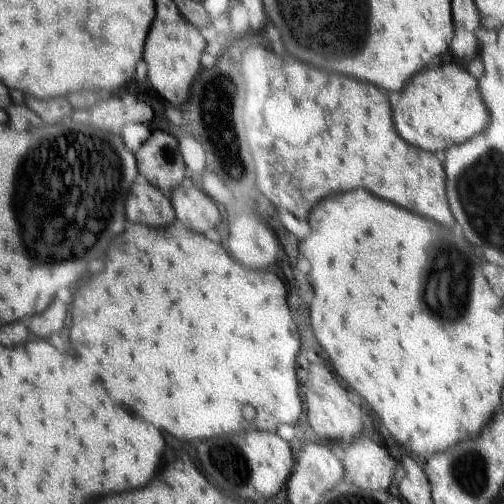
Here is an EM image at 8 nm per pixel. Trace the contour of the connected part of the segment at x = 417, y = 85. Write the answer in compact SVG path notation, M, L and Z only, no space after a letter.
M459 62L442 64L440 68L430 66L418 72L400 92L398 106L392 110L392 120L398 136L426 152L445 151L462 144L488 126L488 110L478 90L478 82Z

